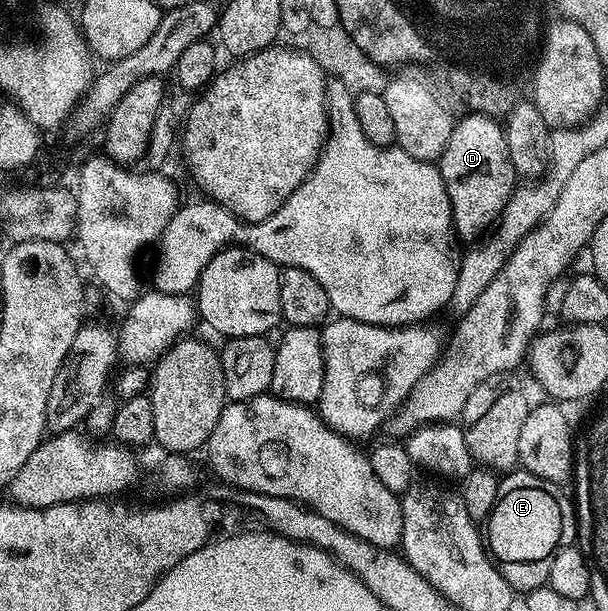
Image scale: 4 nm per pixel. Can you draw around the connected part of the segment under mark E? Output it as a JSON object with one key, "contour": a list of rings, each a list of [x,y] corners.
{"contour":[[[517,468],[501,478],[501,487],[495,508],[487,519],[487,549],[499,572],[515,592],[528,592],[548,583],[551,576],[551,564],[563,540],[577,537],[577,515],[570,495],[560,486],[551,484],[531,472]]]}

